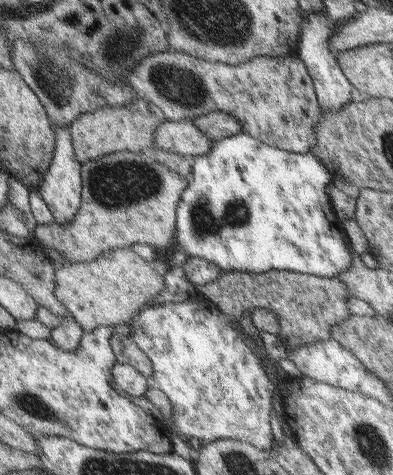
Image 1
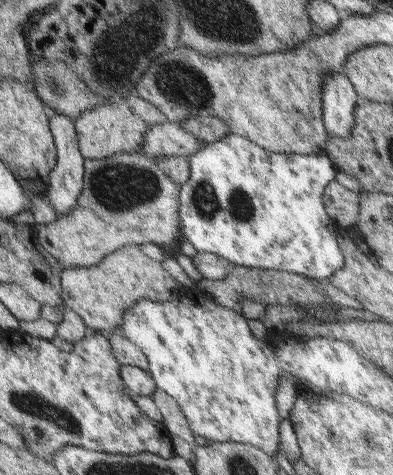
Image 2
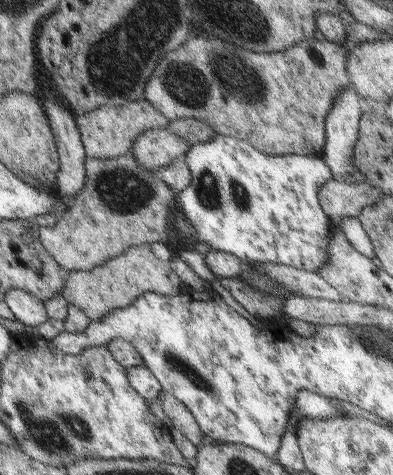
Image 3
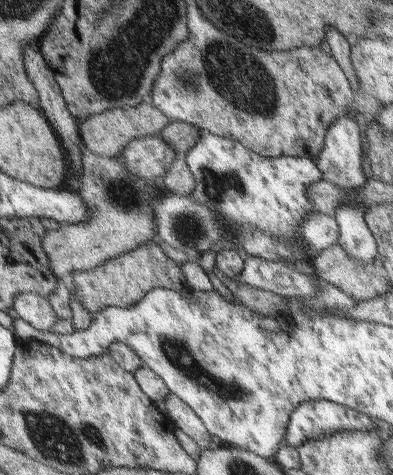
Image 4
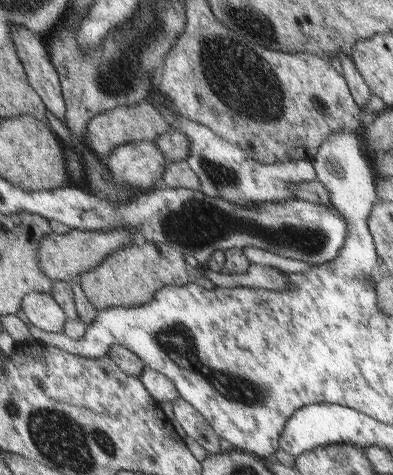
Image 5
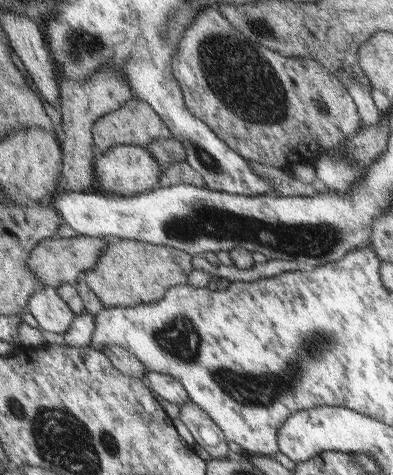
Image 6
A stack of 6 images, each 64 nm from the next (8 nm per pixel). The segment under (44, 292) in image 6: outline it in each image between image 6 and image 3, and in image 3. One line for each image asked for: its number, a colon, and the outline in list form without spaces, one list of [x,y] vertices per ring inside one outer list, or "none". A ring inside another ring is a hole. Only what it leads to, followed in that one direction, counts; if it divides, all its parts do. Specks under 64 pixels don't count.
3: [[[11,288],[11,292],[7,292],[7,296],[3,296],[3,302],[9,306],[9,310],[13,312],[13,316],[29,328],[35,328],[39,324],[43,324],[47,318],[47,310],[45,304],[39,302],[39,298],[35,298],[29,292],[23,290],[15,290]]]
4: [[[23,292],[23,294],[15,296],[11,308],[17,312],[17,316],[21,320],[25,320],[29,326],[33,326],[41,332],[47,332],[57,320],[55,310],[51,308],[49,300],[43,296],[37,296],[37,294]]]
5: [[[31,294],[23,300],[21,312],[25,314],[27,322],[37,326],[43,332],[51,334],[61,334],[63,324],[65,324],[65,312],[63,308],[55,302],[51,294]]]

